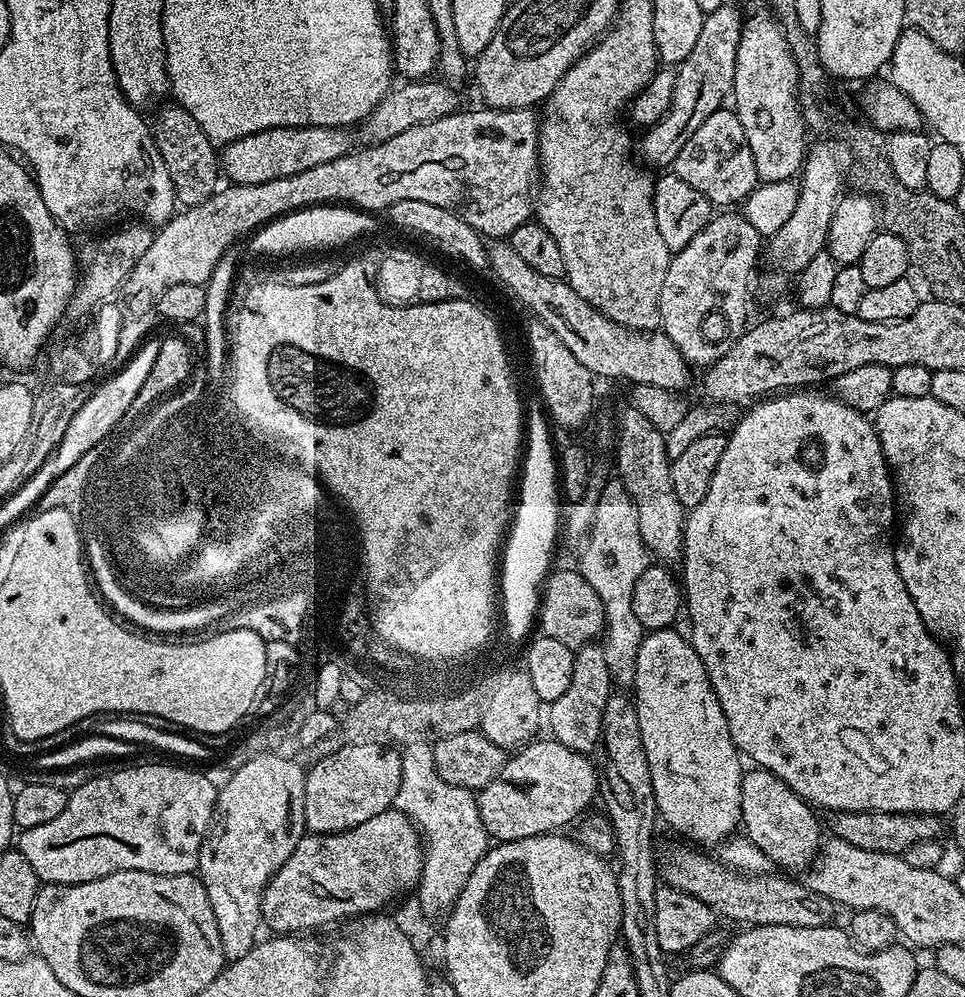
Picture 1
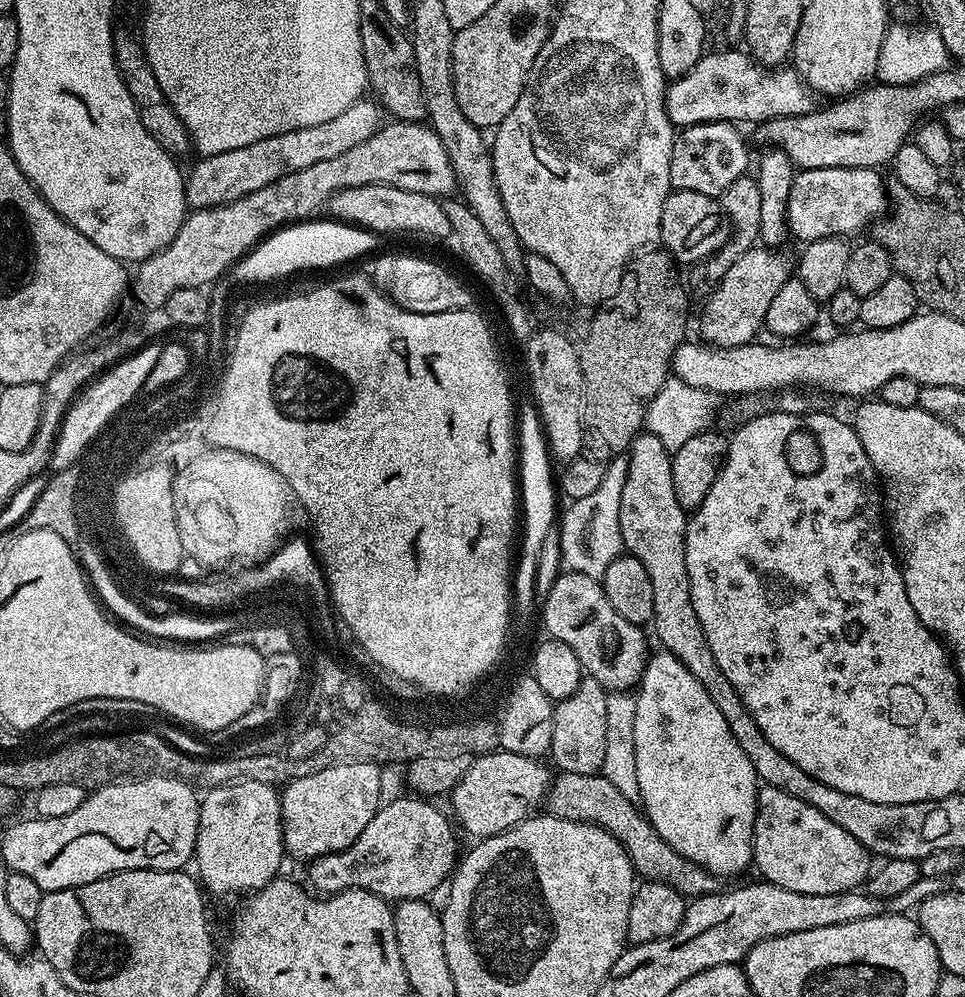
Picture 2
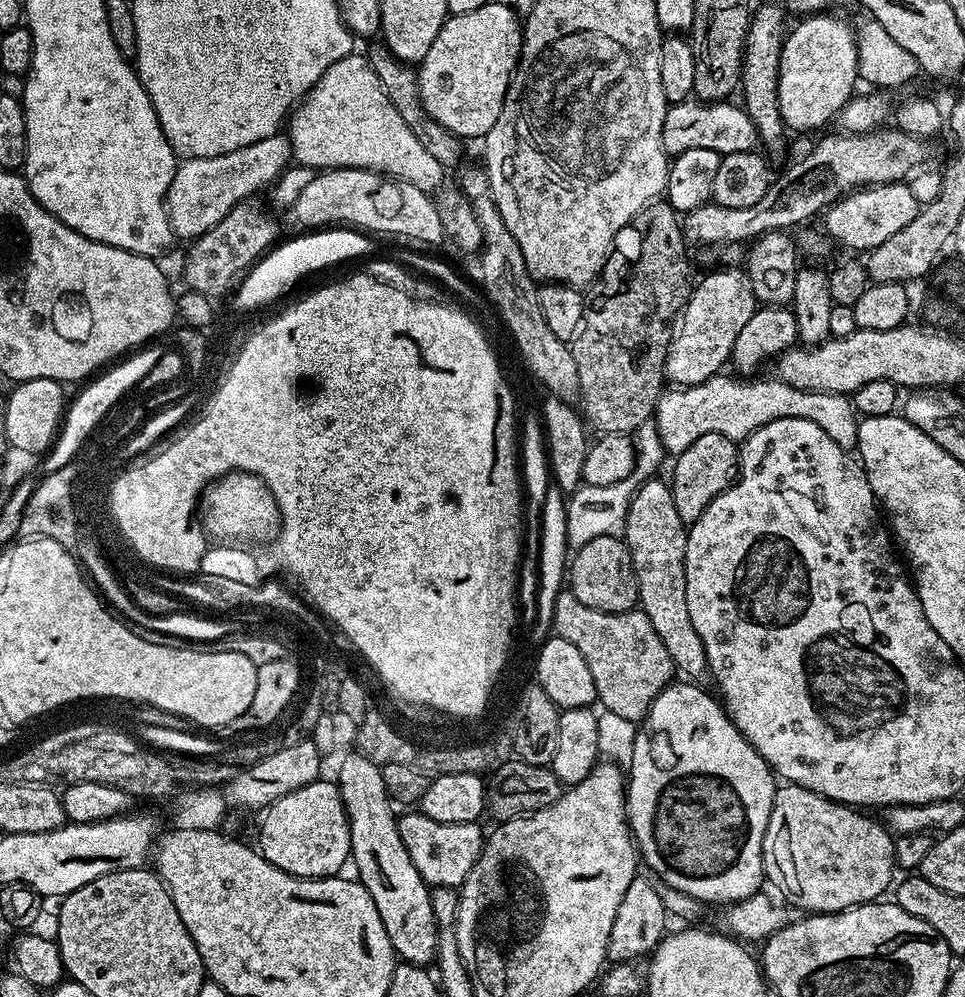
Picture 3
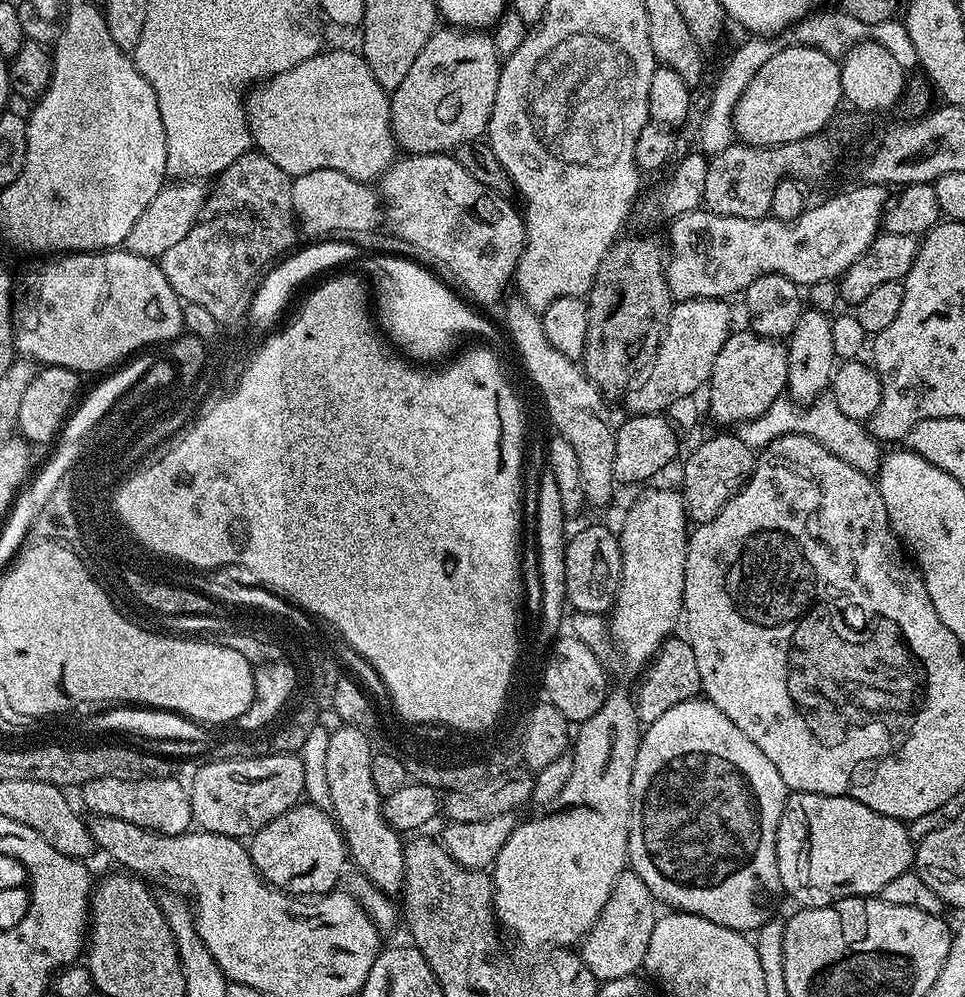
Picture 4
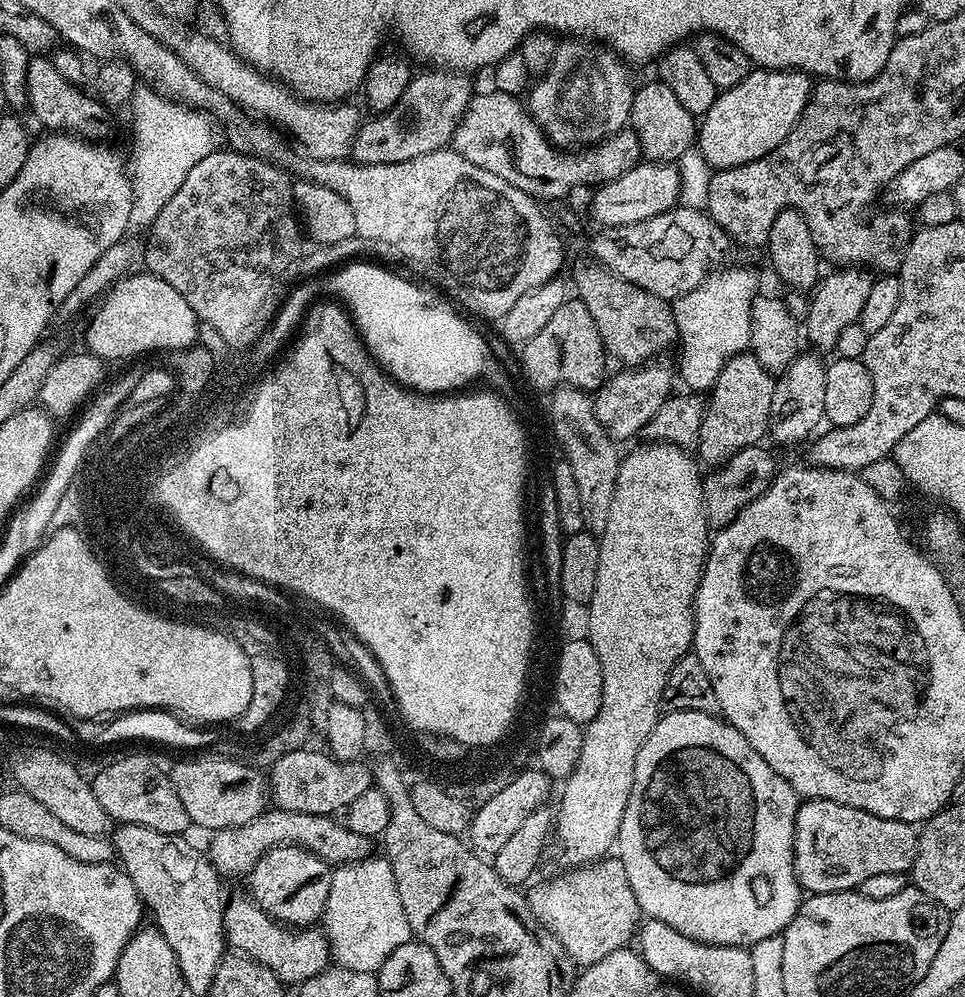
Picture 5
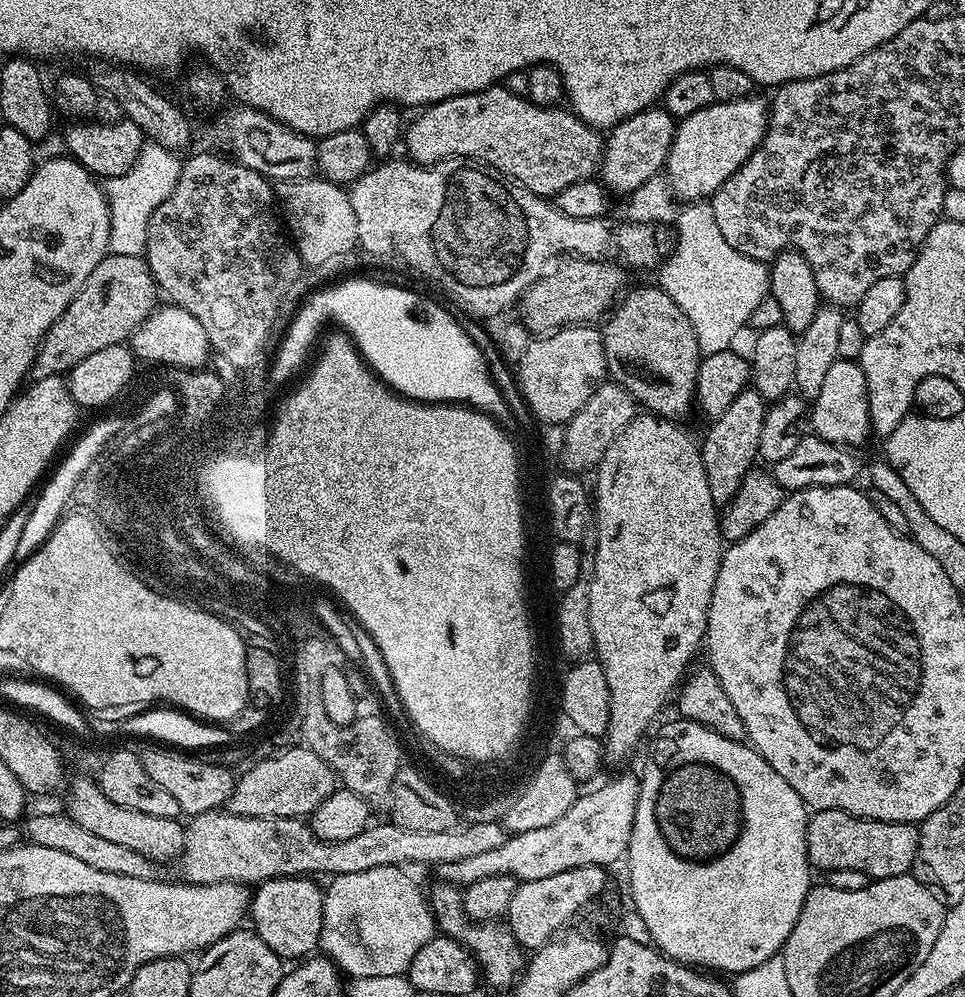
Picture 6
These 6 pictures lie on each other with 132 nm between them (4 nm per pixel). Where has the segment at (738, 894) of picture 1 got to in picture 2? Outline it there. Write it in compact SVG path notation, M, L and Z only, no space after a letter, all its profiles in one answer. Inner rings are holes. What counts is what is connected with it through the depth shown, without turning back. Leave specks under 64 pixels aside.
M560 772L549 783L546 797L546 808L557 820L577 820L583 824L597 824L605 828L609 834L628 853L637 877L648 882L665 884L685 898L710 895L717 891L717 877L712 876L704 868L678 854L654 830L647 816L637 805L632 804L602 774L570 774Z

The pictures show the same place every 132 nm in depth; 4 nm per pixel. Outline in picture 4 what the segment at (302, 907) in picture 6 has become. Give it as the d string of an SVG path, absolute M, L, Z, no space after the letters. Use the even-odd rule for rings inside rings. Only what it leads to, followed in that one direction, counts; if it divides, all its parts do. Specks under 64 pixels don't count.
M301 802L295 808L287 808L281 816L258 829L250 837L247 850L261 878L272 887L287 892L289 896L322 896L333 891L339 885L336 883L344 872L344 860L346 864L346 845L335 819L327 811L318 809L309 802Z

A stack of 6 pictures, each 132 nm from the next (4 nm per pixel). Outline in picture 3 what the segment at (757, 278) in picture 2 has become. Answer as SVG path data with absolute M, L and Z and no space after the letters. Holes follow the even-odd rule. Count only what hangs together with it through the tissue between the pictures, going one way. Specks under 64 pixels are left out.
M743 267L724 268L709 276L699 277L693 287L688 305L678 320L672 341L666 354L664 375L673 385L687 386L706 382L706 378L717 375L723 364L732 359L734 341L742 326L750 322L756 313L758 301L750 286L750 278Z

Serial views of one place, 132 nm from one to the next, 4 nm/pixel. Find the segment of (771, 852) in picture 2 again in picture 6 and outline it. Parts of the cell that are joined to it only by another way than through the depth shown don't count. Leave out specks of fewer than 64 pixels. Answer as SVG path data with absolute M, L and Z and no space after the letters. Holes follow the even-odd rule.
M842 810L813 811L808 817L808 863L813 869L821 868L824 874L834 870L858 870L872 880L902 876L912 871L912 863L918 854L919 837L920 830L915 824L867 820Z

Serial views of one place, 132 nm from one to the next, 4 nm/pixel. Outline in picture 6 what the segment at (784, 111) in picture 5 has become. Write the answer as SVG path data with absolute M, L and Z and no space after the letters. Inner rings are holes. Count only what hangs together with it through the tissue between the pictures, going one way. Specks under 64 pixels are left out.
M753 94L742 100L713 102L698 110L698 114L679 121L666 165L671 195L680 202L704 202L713 196L762 142L768 129L769 111L769 101Z

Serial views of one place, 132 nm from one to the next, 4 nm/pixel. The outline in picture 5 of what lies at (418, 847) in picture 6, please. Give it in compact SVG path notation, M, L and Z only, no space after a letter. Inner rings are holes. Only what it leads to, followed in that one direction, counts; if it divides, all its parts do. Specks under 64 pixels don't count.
M275 806L269 807L254 822L246 822L246 826L218 828L211 833L212 841L206 848L206 855L211 860L221 877L247 877L266 853L281 844L295 844L304 848L318 858L322 858L330 866L353 864L359 860L367 860L373 855L373 841L362 834L354 834L354 830L338 824L332 816L318 814L298 814L298 810L282 810Z

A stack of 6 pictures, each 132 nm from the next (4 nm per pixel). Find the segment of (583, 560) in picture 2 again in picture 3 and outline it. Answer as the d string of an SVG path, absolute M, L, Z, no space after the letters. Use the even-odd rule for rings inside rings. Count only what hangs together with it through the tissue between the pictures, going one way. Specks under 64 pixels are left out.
M637 437L634 447L636 449L636 465L626 478L622 478L622 482L614 482L614 486L584 484L567 497L566 534L568 535L569 549L575 550L586 546L586 542L592 542L594 538L620 536L623 533L632 496L640 488L640 485L657 475L656 464L650 457L652 452L646 448L645 440Z

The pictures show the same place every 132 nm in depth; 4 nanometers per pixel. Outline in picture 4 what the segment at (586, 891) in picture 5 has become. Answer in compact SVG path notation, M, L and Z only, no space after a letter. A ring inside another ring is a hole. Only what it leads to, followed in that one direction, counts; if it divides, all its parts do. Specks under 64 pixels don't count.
M624 871L617 878L596 925L589 929L578 948L580 956L586 962L590 974L594 974L596 981L626 978L643 969L646 946L650 946L650 933L654 931L657 915L658 902L650 894L646 882L642 882L642 878L638 878L636 872Z

